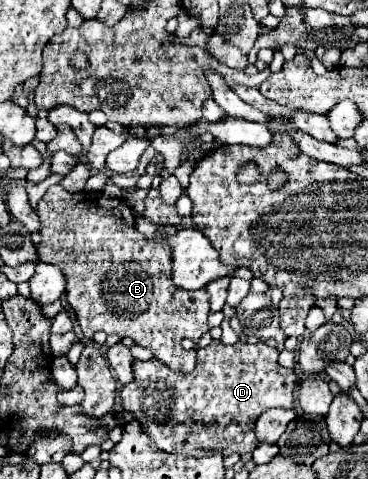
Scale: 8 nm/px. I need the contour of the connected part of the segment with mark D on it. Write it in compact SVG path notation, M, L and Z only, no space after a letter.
M213 340L207 348L197 350L197 366L189 374L177 374L157 360L147 360L147 362L135 360L133 362L135 380L123 386L121 402L123 408L133 412L133 416L141 422L141 428L165 452L195 456L195 458L201 458L201 454L207 452L221 456L229 456L233 452L239 454L253 452L259 446L253 430L257 418L271 408L295 408L297 374L295 370L283 368L277 362L277 358L279 358L279 350L267 346L265 342L249 344L239 340L237 344L227 346L221 340Z

